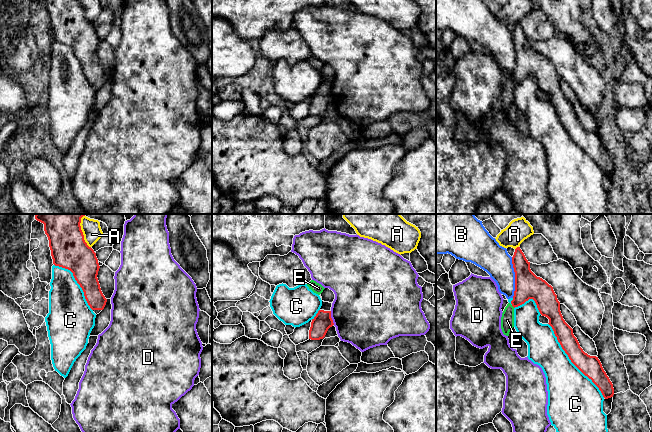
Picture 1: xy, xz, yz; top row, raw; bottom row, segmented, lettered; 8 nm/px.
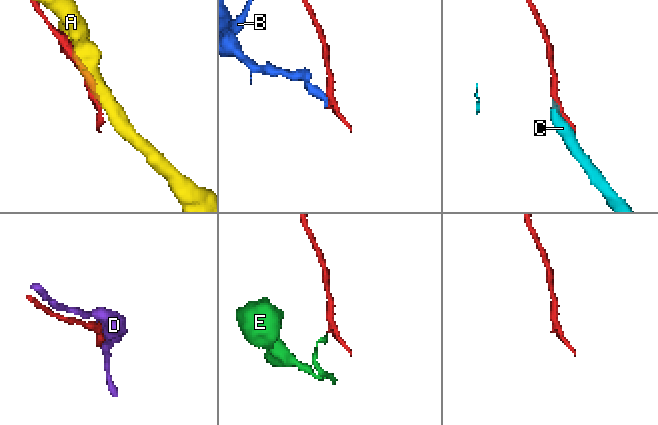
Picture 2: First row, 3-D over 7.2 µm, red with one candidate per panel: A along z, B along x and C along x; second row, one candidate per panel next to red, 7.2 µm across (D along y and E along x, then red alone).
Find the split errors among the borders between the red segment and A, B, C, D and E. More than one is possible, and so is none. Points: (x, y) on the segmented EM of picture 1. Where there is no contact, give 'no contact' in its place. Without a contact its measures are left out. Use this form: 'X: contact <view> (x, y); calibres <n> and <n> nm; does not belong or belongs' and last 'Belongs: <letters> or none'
A: contact xy (81, 231); calibres 320 and 150 nm; does not belong
B: contact yz (515, 277); calibres 200 and 240 nm; does not belong
C: contact yz (571, 361); calibres 170 and 360 nm; does not belong
D: contact xz (331, 318); calibres 150 and 480 nm; does not belong
E: contact yz (513, 306); calibres 200 and 110 nm; belongs
Belongs: E

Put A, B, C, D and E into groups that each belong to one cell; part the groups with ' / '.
A / B C / D / E

